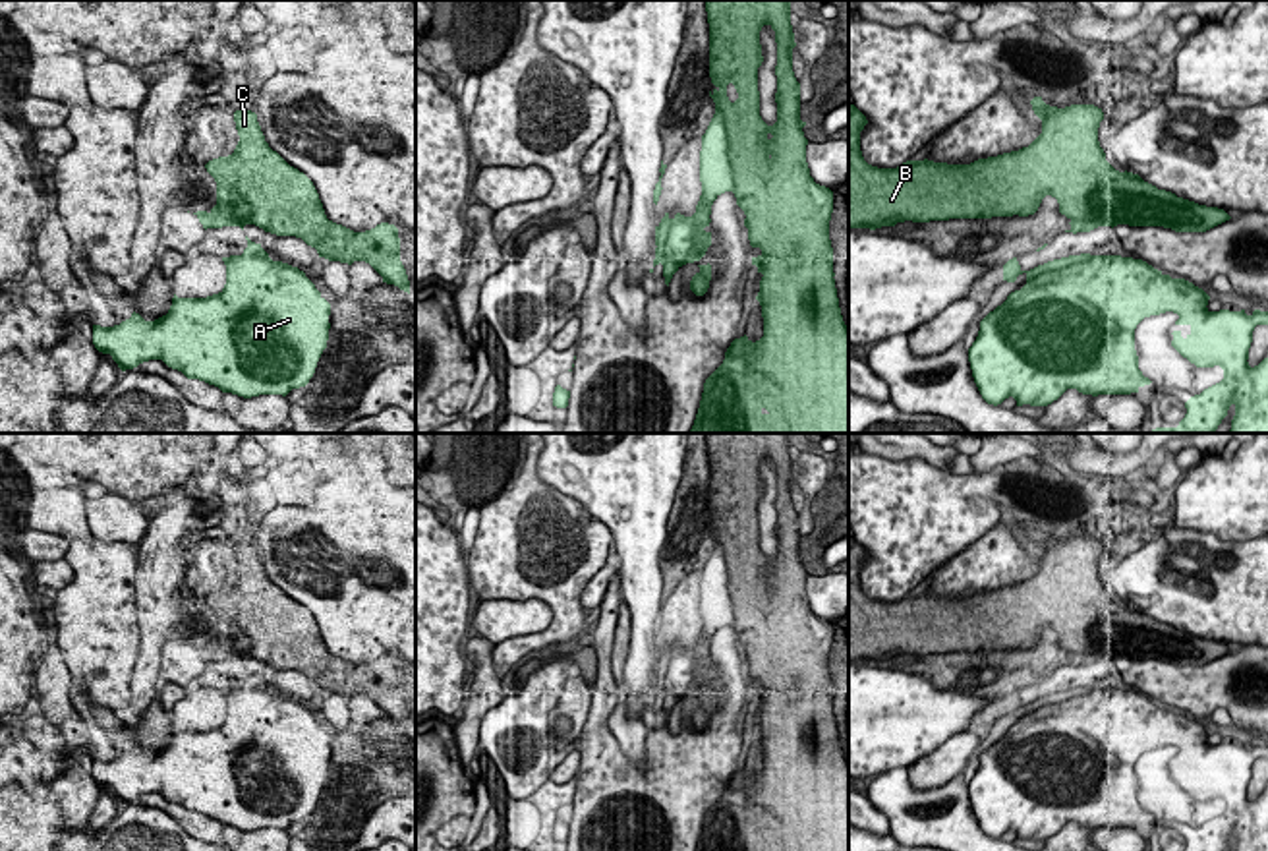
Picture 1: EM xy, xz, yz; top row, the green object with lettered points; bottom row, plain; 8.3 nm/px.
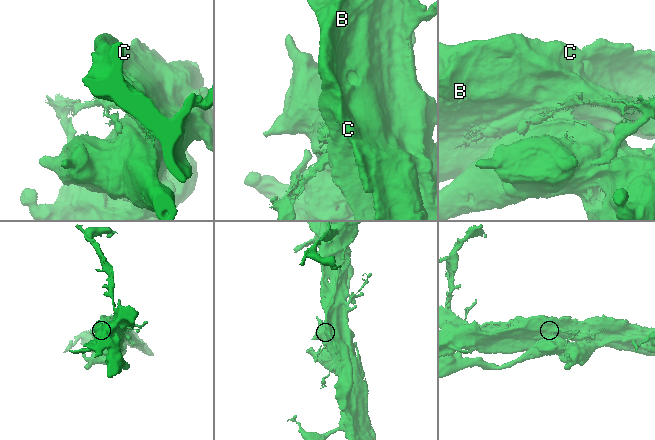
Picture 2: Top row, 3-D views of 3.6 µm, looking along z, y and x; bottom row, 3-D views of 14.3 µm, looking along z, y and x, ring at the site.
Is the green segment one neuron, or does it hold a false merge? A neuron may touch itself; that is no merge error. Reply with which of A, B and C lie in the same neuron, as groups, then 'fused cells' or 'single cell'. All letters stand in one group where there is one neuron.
A / B C; fused cells

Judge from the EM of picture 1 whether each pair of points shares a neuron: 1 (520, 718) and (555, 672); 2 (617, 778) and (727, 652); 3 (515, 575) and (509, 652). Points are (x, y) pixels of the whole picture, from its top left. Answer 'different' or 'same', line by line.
1: same
2: same
3: same

